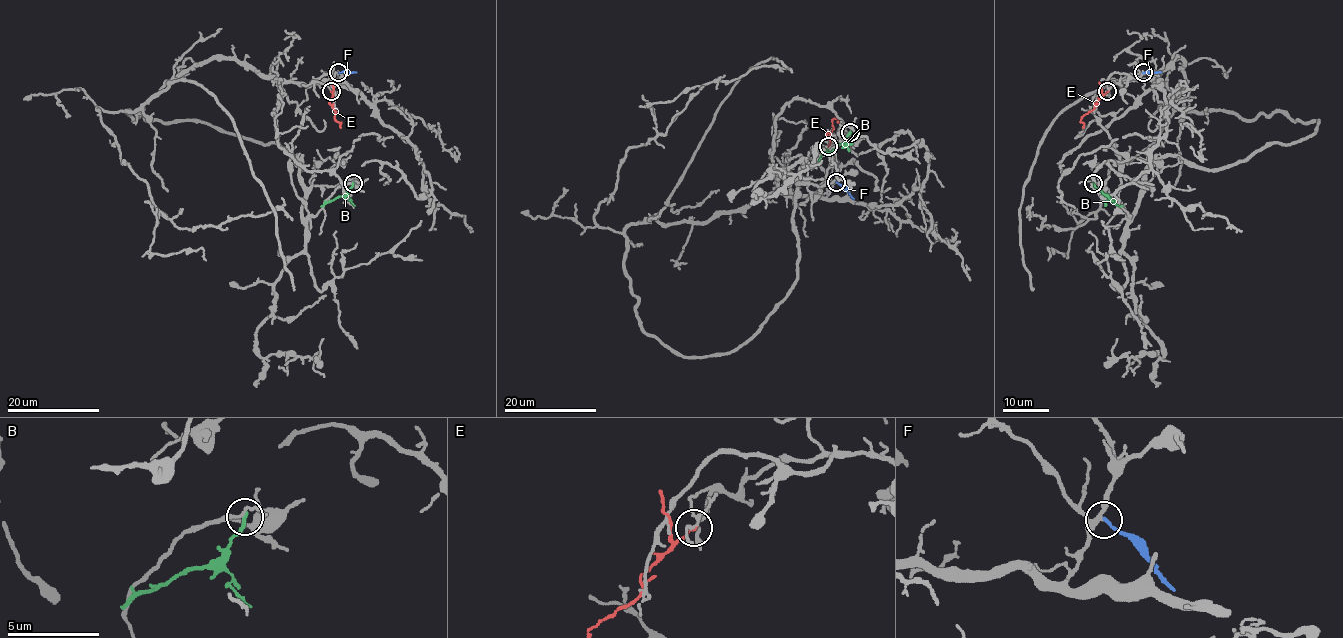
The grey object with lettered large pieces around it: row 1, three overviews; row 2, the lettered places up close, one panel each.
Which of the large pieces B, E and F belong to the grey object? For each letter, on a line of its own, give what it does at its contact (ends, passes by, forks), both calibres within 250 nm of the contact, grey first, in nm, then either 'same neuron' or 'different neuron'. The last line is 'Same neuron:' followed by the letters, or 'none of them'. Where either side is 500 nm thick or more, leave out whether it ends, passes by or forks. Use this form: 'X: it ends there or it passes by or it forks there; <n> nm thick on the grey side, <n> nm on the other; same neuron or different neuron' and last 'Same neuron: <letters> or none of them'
B: it ends there; 140 nm thick on the grey side, 220 nm on the other; different neuron
E: it ends there; 120 nm thick on the grey side, 160 nm on the other; different neuron
F: it ends there; 240 nm thick on the grey side, 180 nm on the other; different neuron
Same neuron: none of them

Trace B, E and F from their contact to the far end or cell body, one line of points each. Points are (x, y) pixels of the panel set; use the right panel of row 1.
B: (1093, 183), (1105, 196), (1122, 206)
E: (1107, 91), (1079, 121), (1084, 123), (1084, 128)
F: (1143, 73), (1161, 73)

